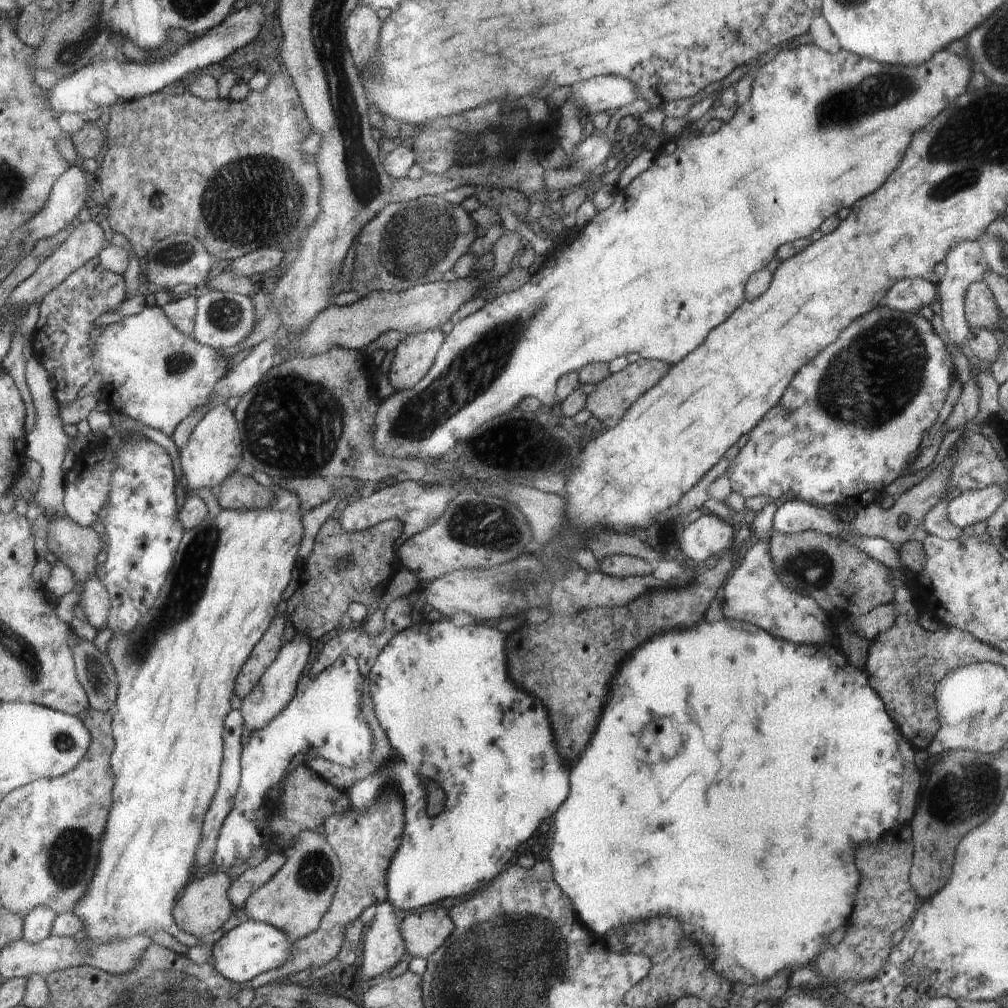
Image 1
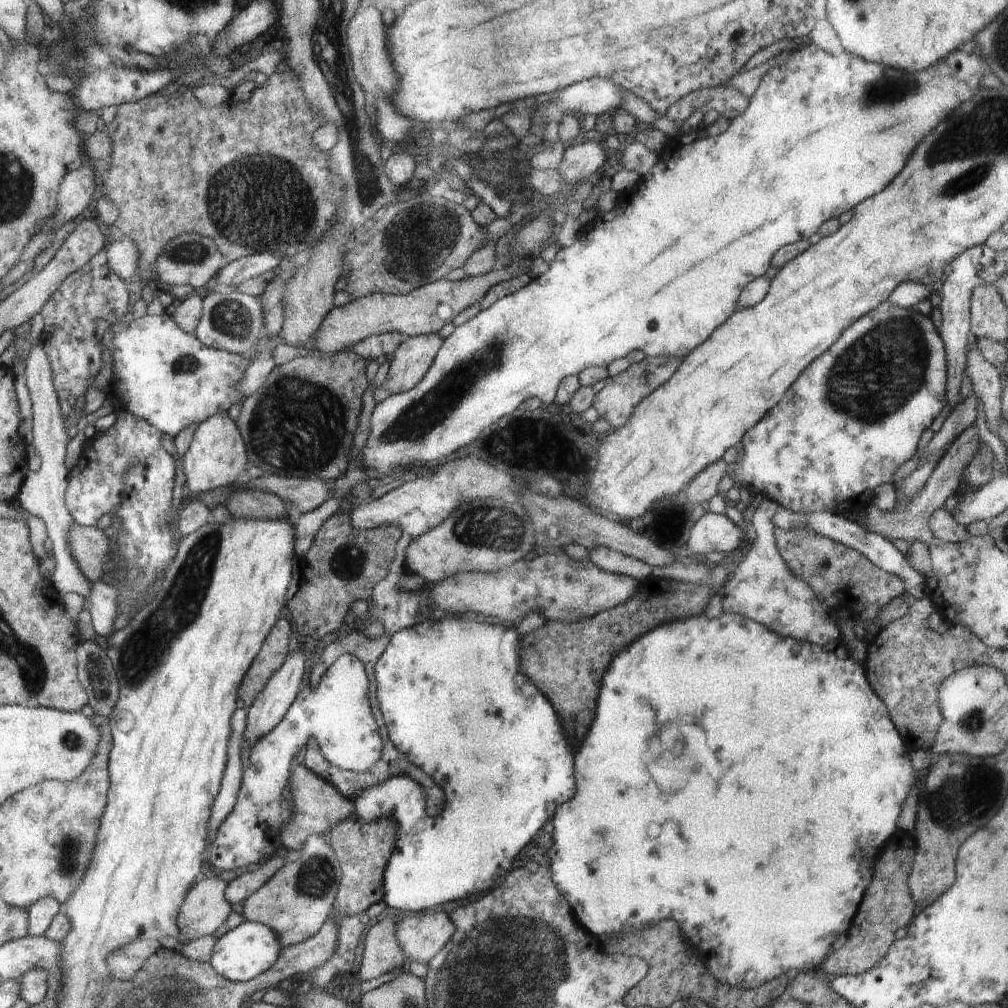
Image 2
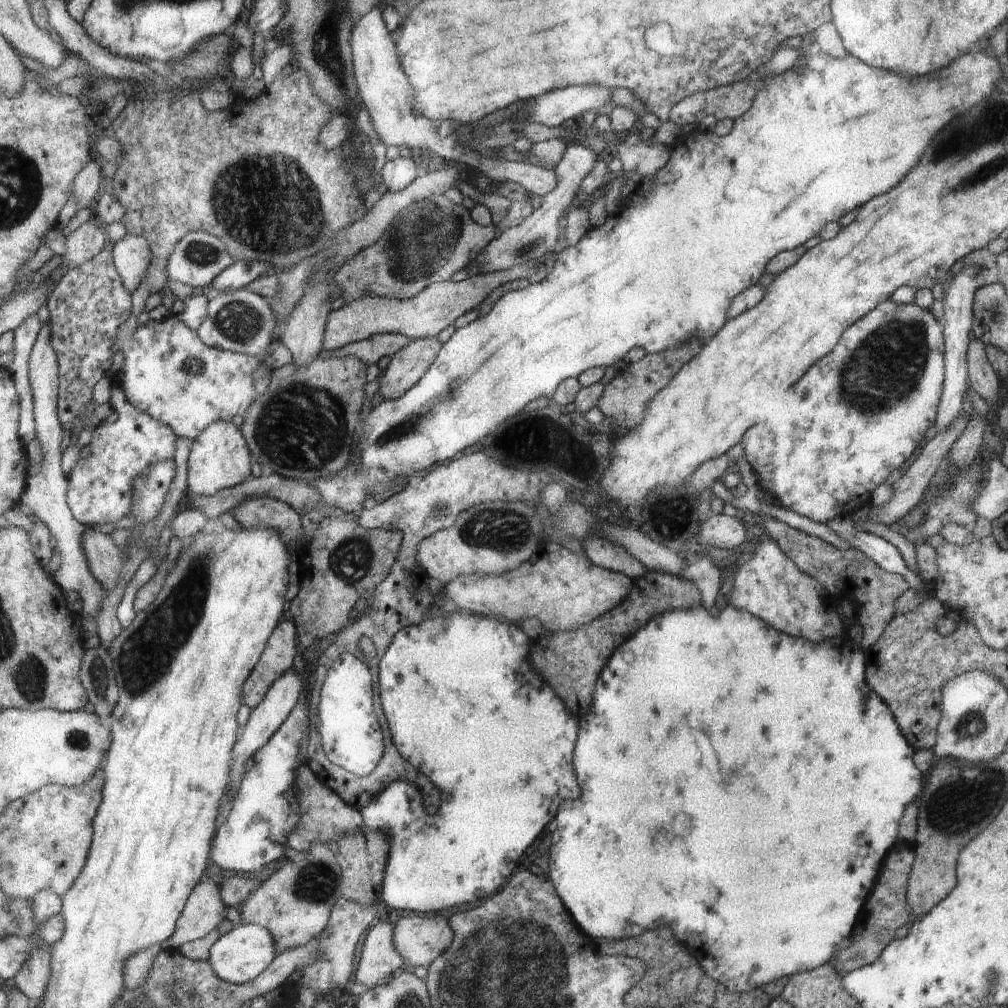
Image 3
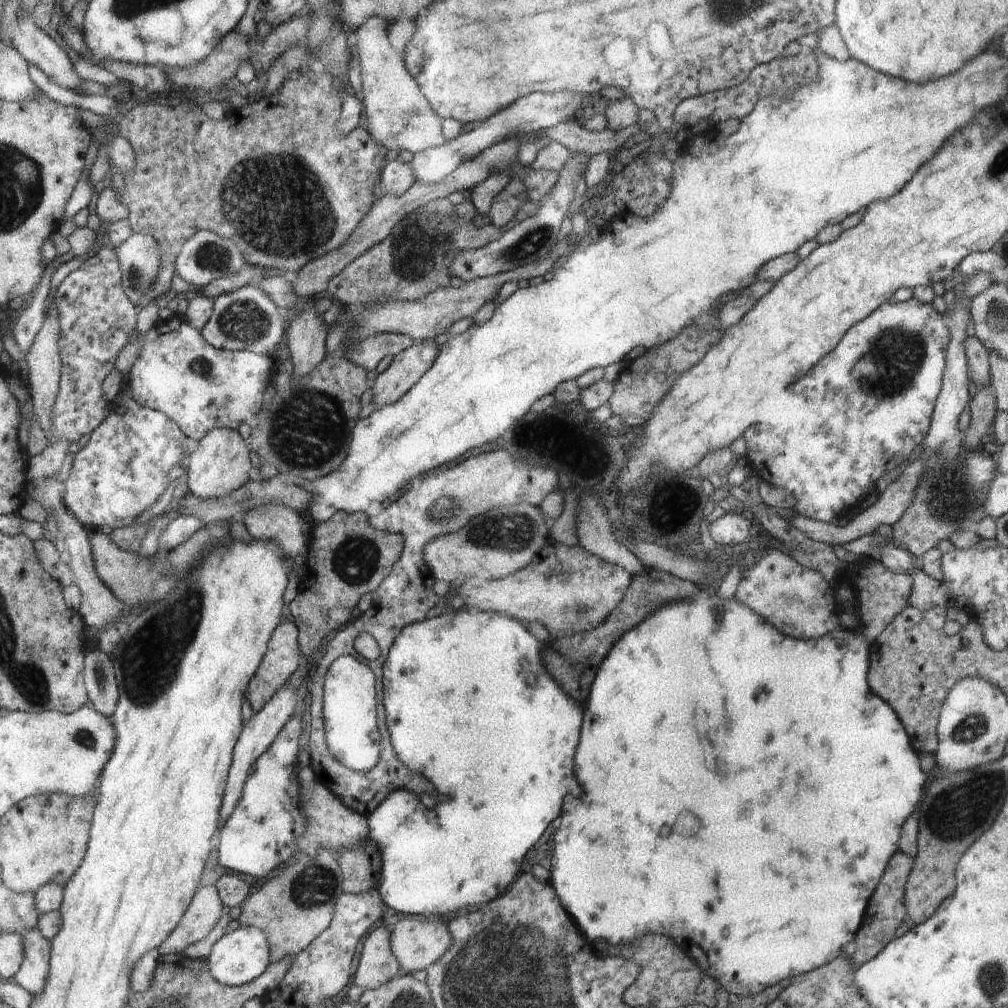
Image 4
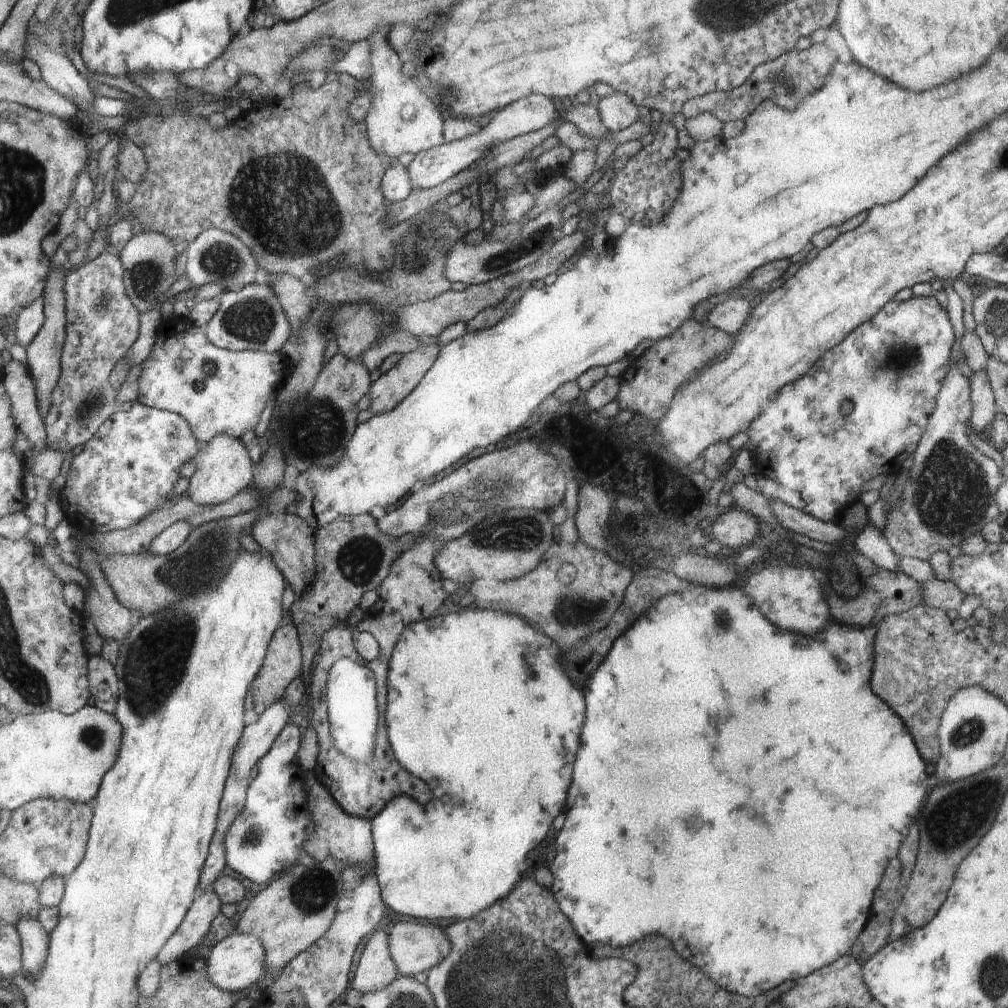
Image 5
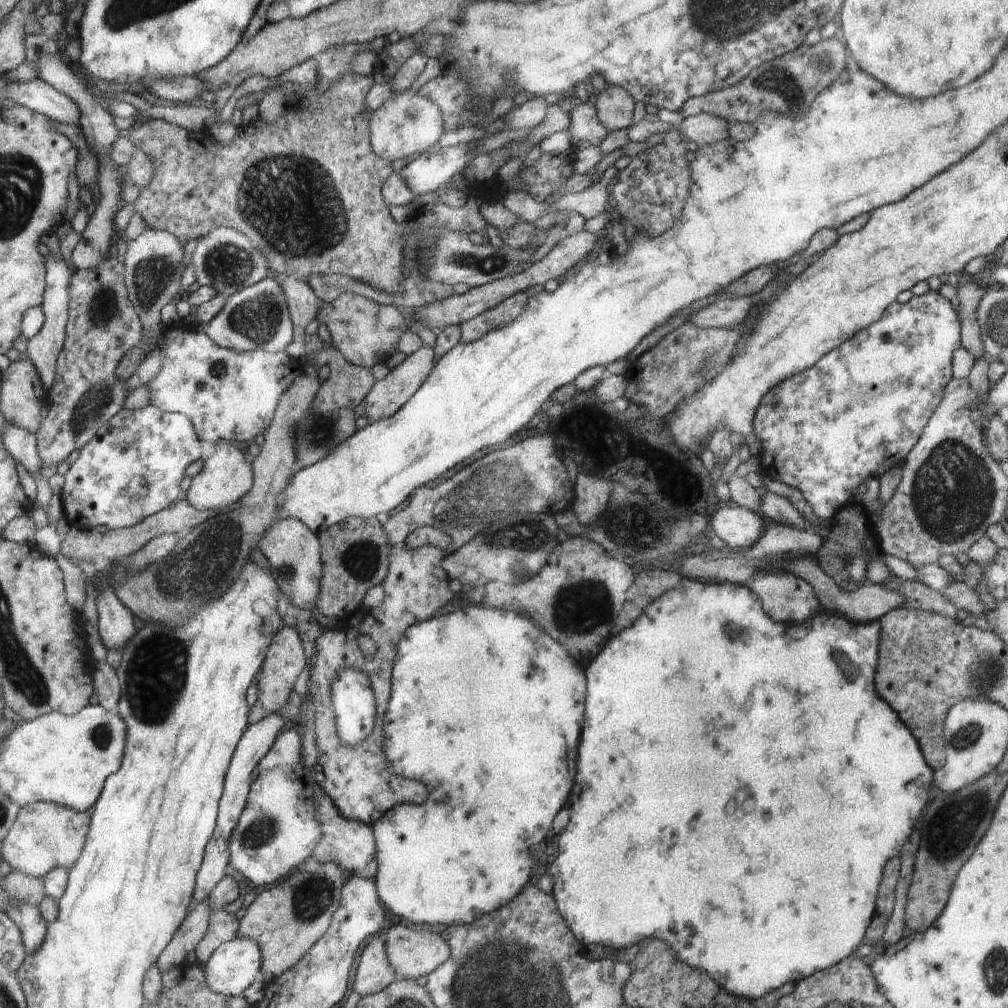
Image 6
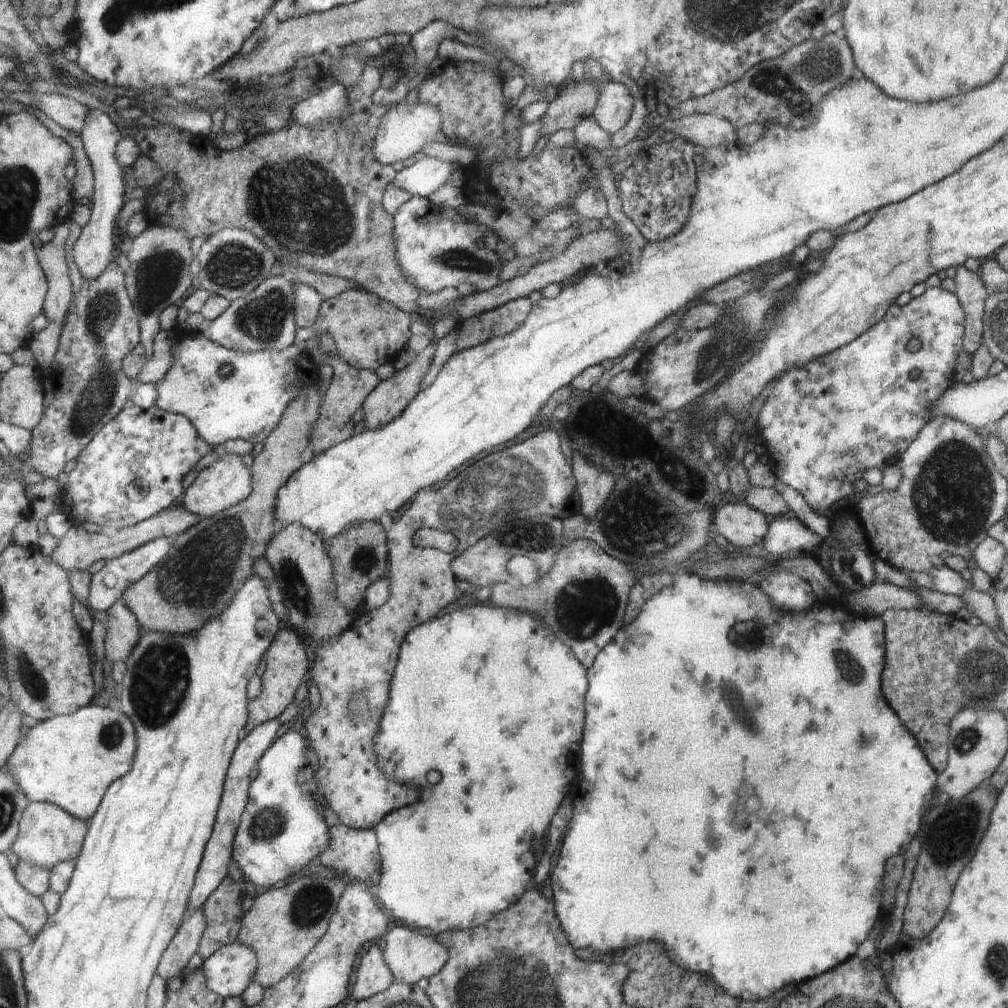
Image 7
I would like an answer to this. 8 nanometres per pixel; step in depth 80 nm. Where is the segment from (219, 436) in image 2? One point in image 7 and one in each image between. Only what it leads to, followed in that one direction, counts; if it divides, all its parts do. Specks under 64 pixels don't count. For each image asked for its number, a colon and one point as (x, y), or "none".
3: (218, 459)
4: (220, 464)
5: (223, 469)
6: (226, 477)
7: (226, 482)

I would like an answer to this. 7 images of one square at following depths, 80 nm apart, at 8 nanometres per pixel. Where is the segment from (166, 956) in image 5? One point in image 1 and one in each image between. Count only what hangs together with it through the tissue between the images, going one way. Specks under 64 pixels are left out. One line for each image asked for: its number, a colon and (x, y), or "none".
1: (205, 907)
2: (206, 907)
3: (204, 912)
4: (204, 911)

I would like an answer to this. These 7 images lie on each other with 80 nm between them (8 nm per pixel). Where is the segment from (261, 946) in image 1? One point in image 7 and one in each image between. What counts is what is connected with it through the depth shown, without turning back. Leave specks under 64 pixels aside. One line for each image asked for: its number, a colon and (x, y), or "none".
2: (251, 949)
3: (240, 955)
4: (240, 956)
5: (237, 963)
6: (235, 965)
7: (229, 972)

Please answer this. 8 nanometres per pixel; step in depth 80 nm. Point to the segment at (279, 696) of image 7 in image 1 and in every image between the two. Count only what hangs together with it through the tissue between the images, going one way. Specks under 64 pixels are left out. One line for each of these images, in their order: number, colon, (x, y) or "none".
1: (266, 651)
2: (272, 655)
3: (277, 657)
4: (281, 661)
5: (282, 664)
6: (285, 660)

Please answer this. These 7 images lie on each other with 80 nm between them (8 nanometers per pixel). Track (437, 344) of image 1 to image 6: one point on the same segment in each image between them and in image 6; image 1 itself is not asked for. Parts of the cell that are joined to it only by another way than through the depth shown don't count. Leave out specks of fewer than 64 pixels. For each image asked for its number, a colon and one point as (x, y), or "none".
2: (412, 360)
3: (410, 364)
4: (408, 366)
5: (391, 388)
6: (389, 395)

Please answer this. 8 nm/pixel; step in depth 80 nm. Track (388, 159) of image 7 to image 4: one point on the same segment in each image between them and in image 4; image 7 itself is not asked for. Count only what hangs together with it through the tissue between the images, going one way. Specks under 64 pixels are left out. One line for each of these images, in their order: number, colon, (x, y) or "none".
4: (399, 117)
5: (402, 118)
6: (409, 124)

